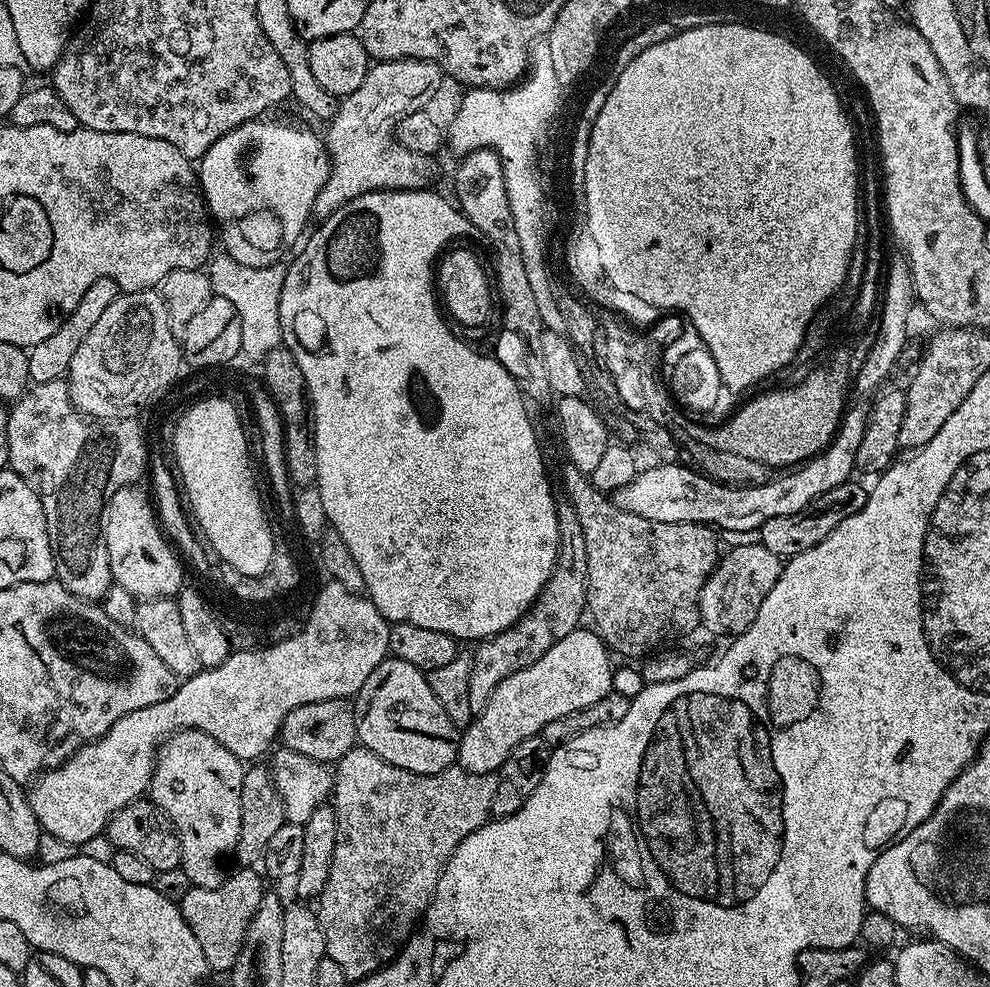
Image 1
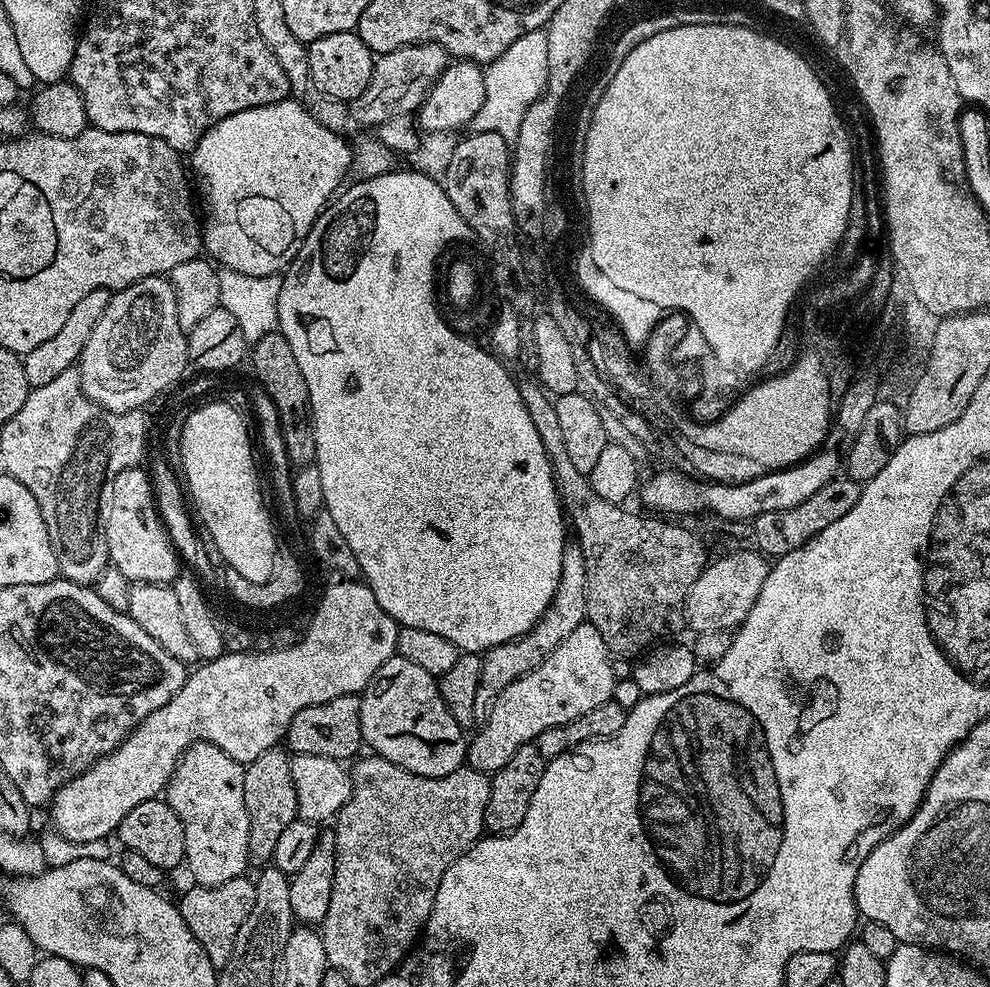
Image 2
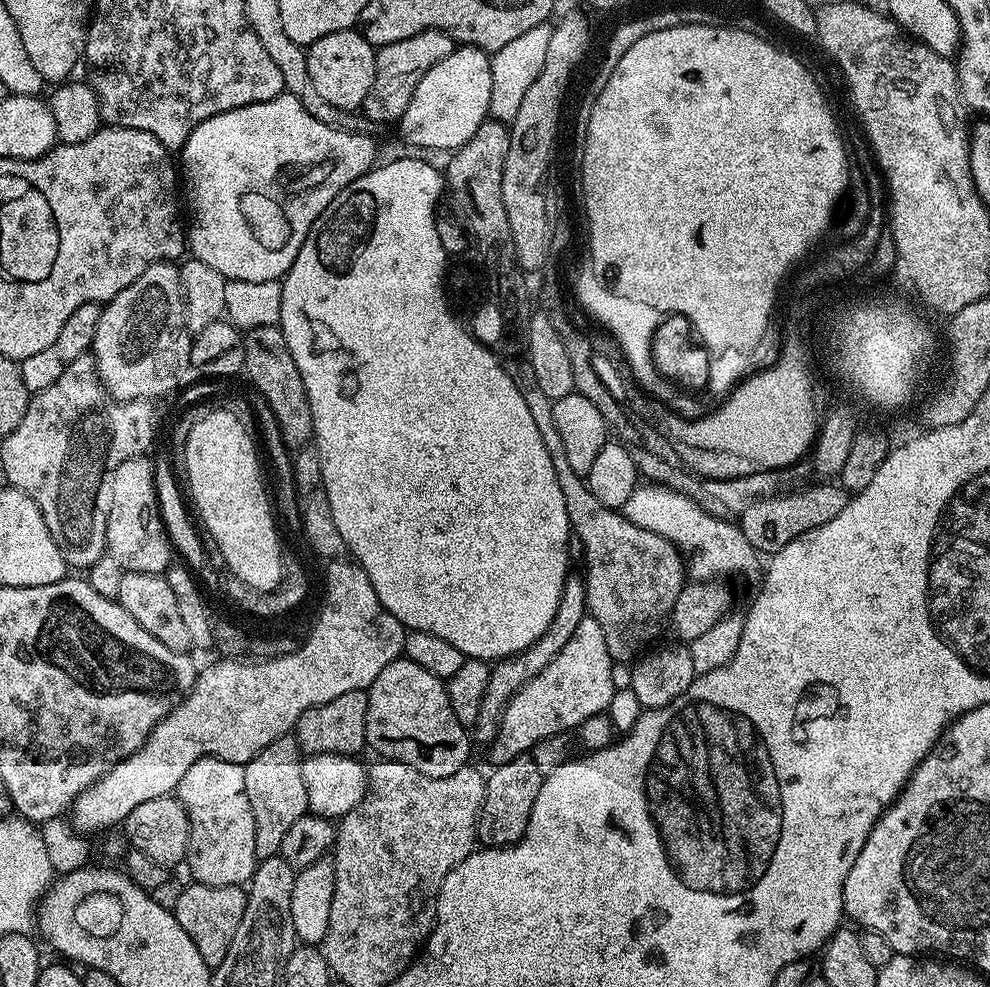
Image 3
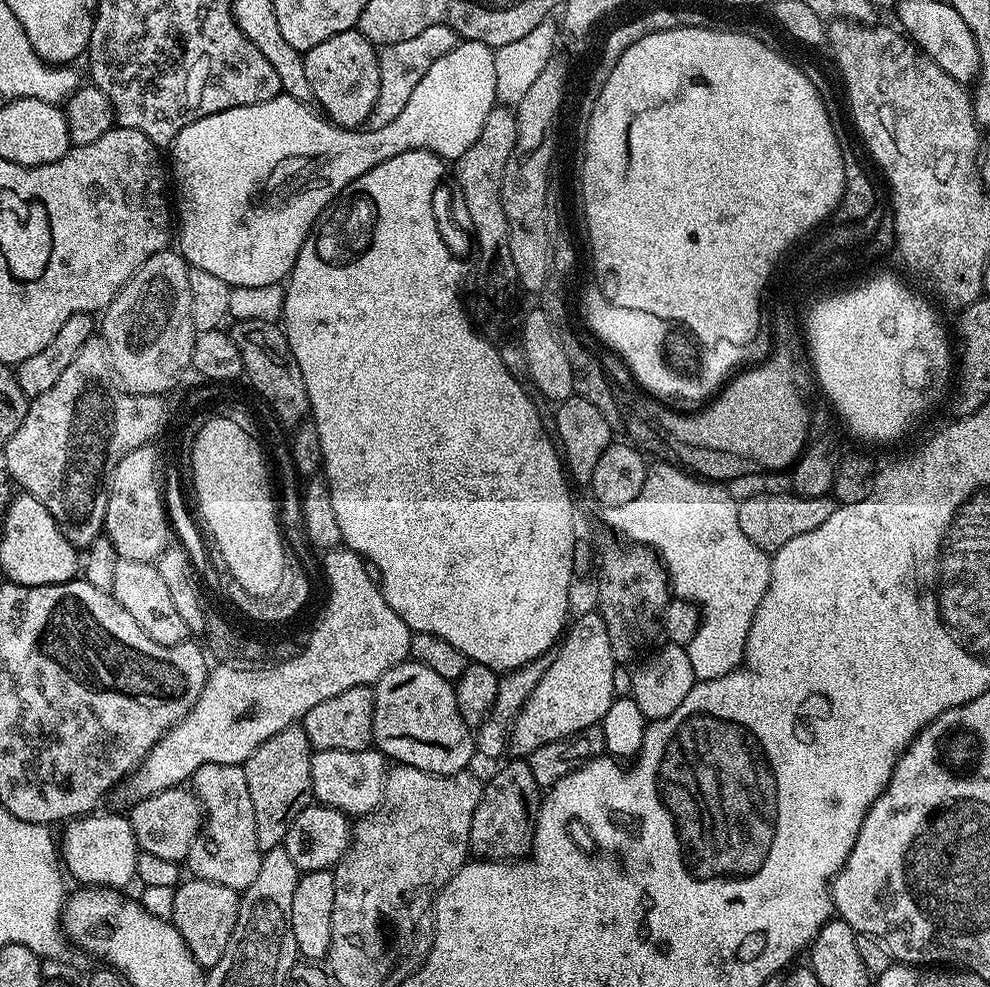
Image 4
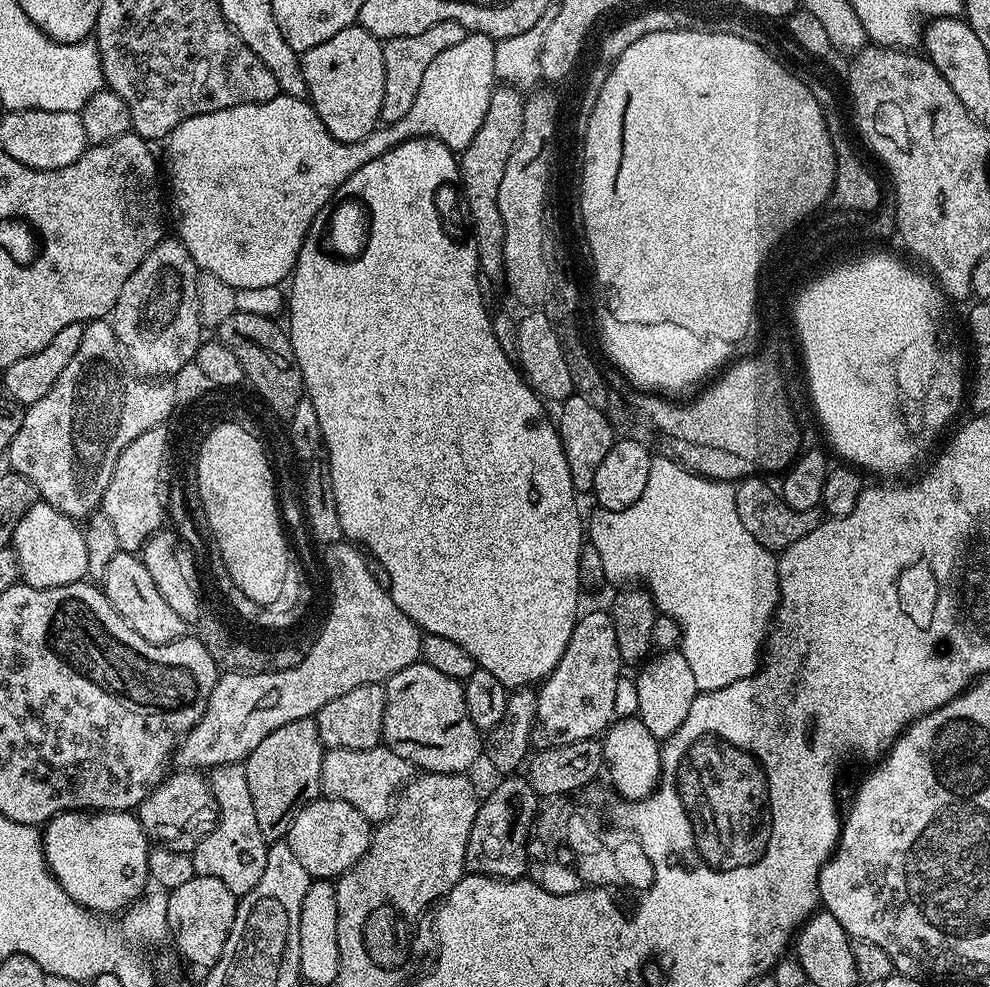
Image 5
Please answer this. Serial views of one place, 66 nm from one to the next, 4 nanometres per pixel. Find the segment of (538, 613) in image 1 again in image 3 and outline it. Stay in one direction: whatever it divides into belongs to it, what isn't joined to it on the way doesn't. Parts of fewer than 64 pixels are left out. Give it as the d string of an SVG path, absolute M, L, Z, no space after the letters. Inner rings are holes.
M576 574L569 575L568 581L564 584L564 597L560 599L556 617L546 630L546 634L542 634L542 638L526 650L513 656L507 656L492 668L490 682L486 684L486 695L482 698L482 711L478 714L478 722L470 730L477 745L487 746L494 742L498 734L498 726L502 726L502 714L510 698L514 698L514 694L518 694L526 686L526 682L530 682L530 678L538 678L538 674L542 674L542 670L546 670L546 666L550 666L550 662L558 658L558 650L562 650L562 646L570 642L574 630L578 630L578 622L582 622L587 612L588 590L585 581L581 577L579 580Z

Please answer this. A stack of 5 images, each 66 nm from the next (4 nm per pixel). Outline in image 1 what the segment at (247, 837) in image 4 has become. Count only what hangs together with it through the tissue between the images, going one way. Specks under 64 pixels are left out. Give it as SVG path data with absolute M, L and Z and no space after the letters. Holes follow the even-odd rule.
M186 728L169 736L156 754L156 769L152 771L150 799L168 821L180 839L180 867L189 885L197 888L216 888L230 875L228 860L236 855L238 834L242 830L242 778L245 761L238 759L222 742L196 728Z

